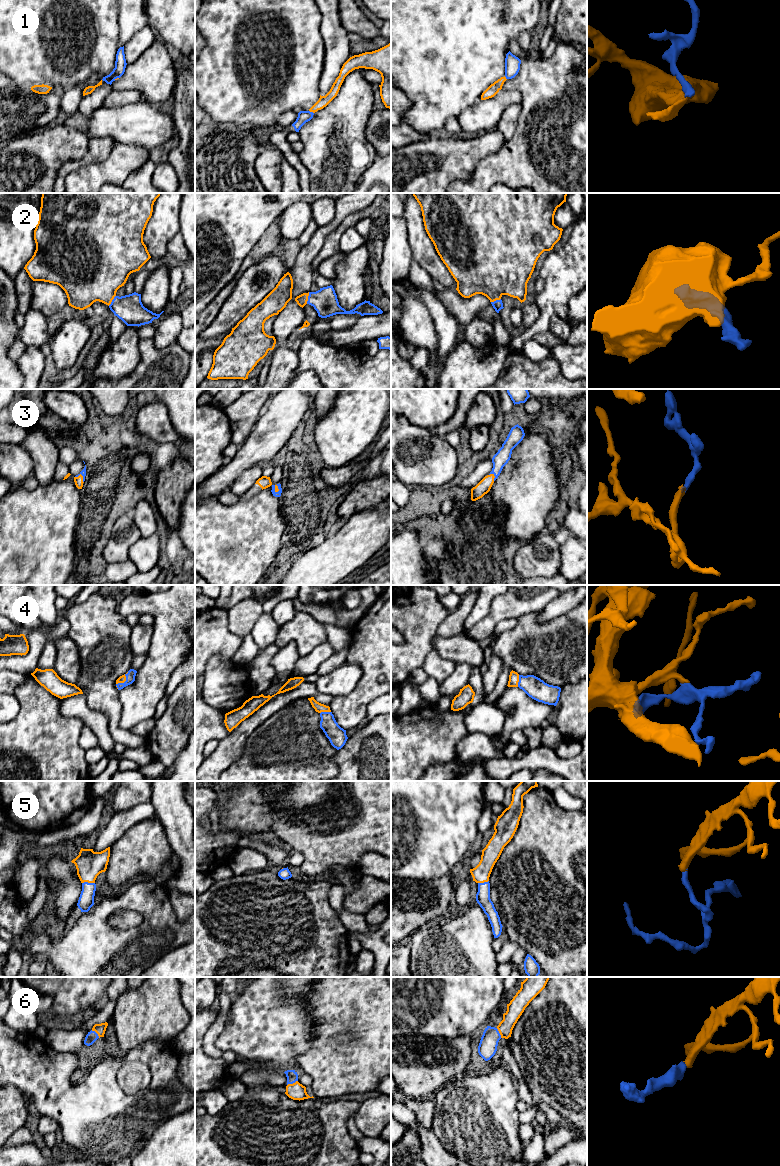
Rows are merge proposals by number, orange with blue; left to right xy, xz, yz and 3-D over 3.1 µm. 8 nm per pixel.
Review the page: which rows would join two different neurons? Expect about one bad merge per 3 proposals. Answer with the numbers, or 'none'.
1

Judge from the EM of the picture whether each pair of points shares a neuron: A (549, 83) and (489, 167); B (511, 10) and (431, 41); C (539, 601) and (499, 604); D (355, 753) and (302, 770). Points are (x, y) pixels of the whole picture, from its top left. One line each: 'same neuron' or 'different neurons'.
A: same neuron
B: same neuron
C: same neuron
D: different neurons

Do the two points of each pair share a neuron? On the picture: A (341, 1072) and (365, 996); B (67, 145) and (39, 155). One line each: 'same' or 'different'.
A: same
B: same

